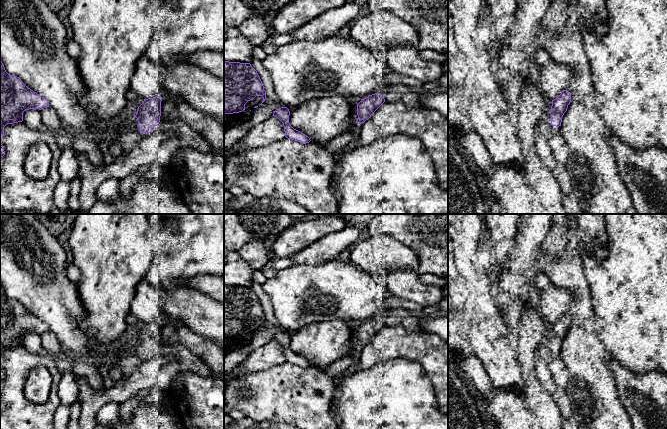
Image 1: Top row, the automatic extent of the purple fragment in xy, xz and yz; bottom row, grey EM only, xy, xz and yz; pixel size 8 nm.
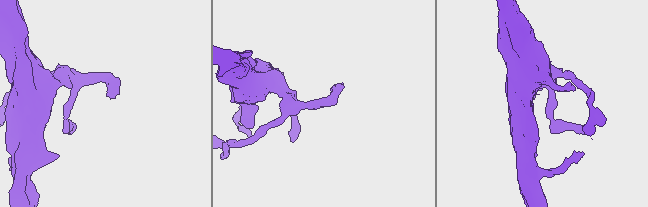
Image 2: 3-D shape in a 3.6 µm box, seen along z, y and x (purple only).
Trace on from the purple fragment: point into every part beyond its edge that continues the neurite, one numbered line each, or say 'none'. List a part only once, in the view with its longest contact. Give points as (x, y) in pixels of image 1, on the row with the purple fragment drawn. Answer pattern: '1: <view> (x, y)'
1: xy (211, 129)

